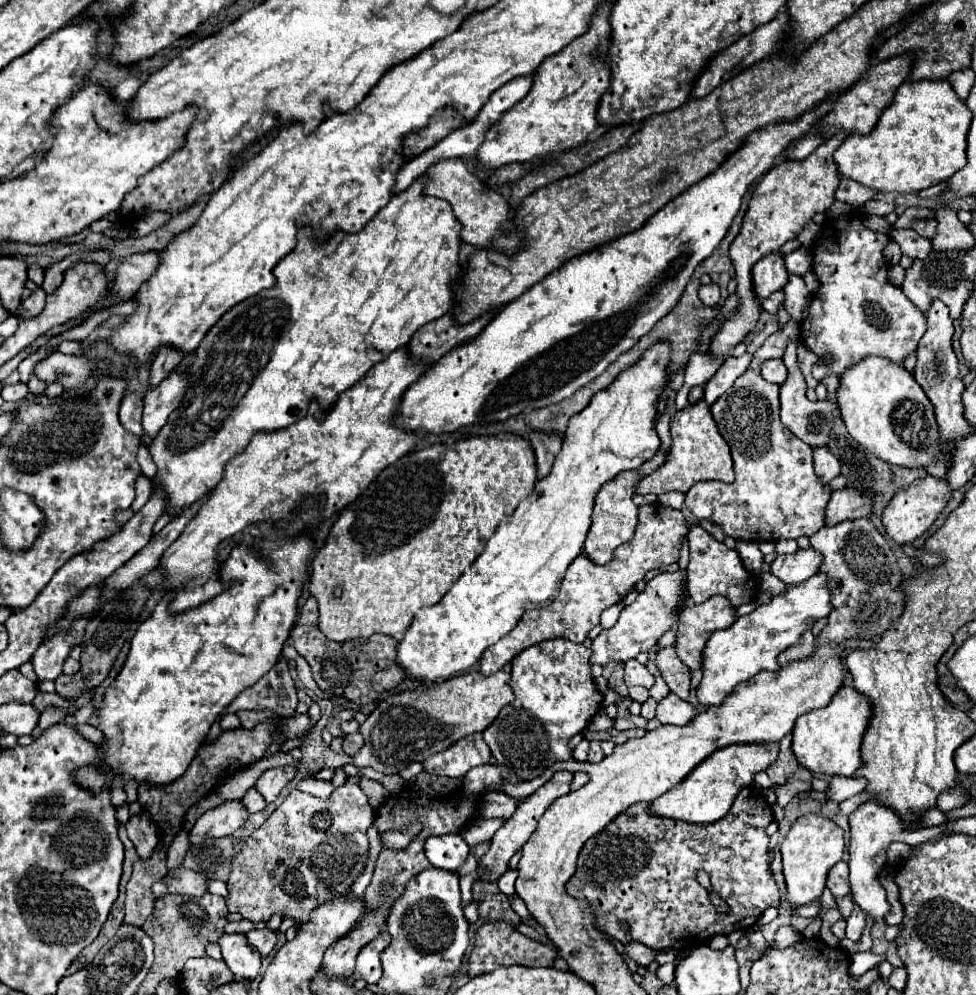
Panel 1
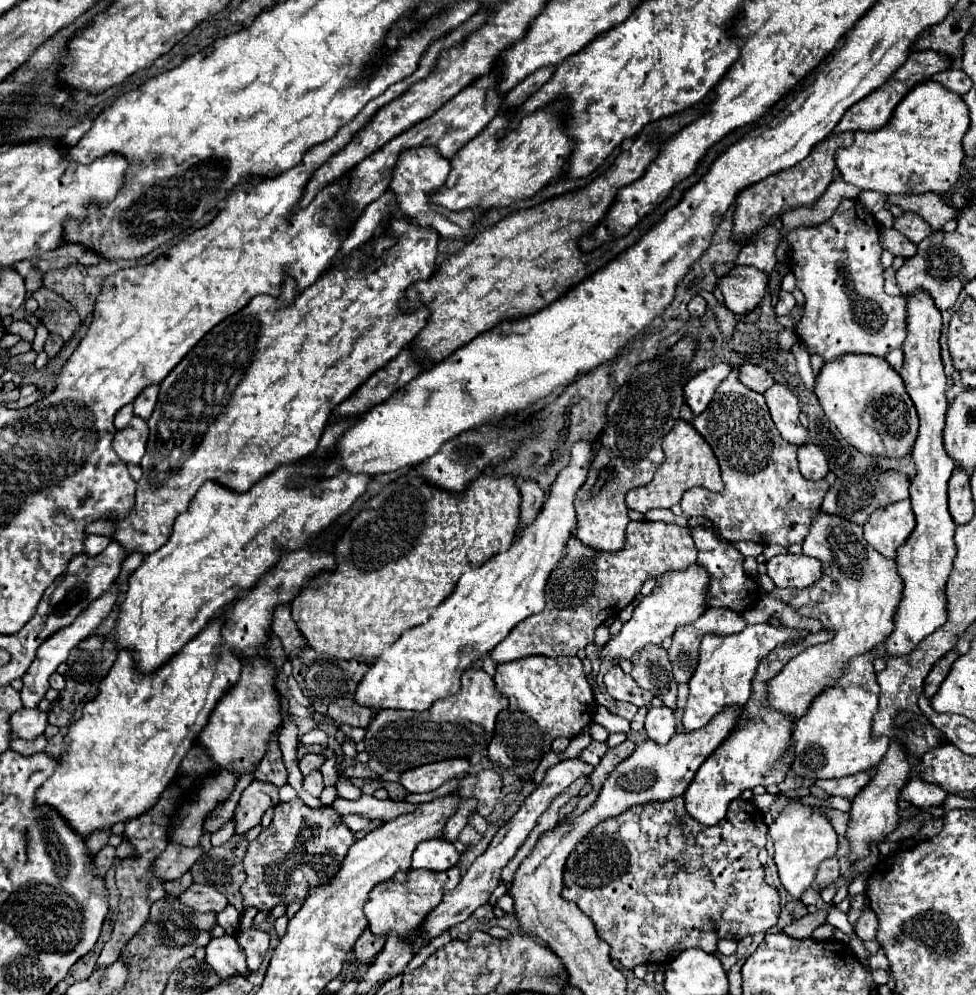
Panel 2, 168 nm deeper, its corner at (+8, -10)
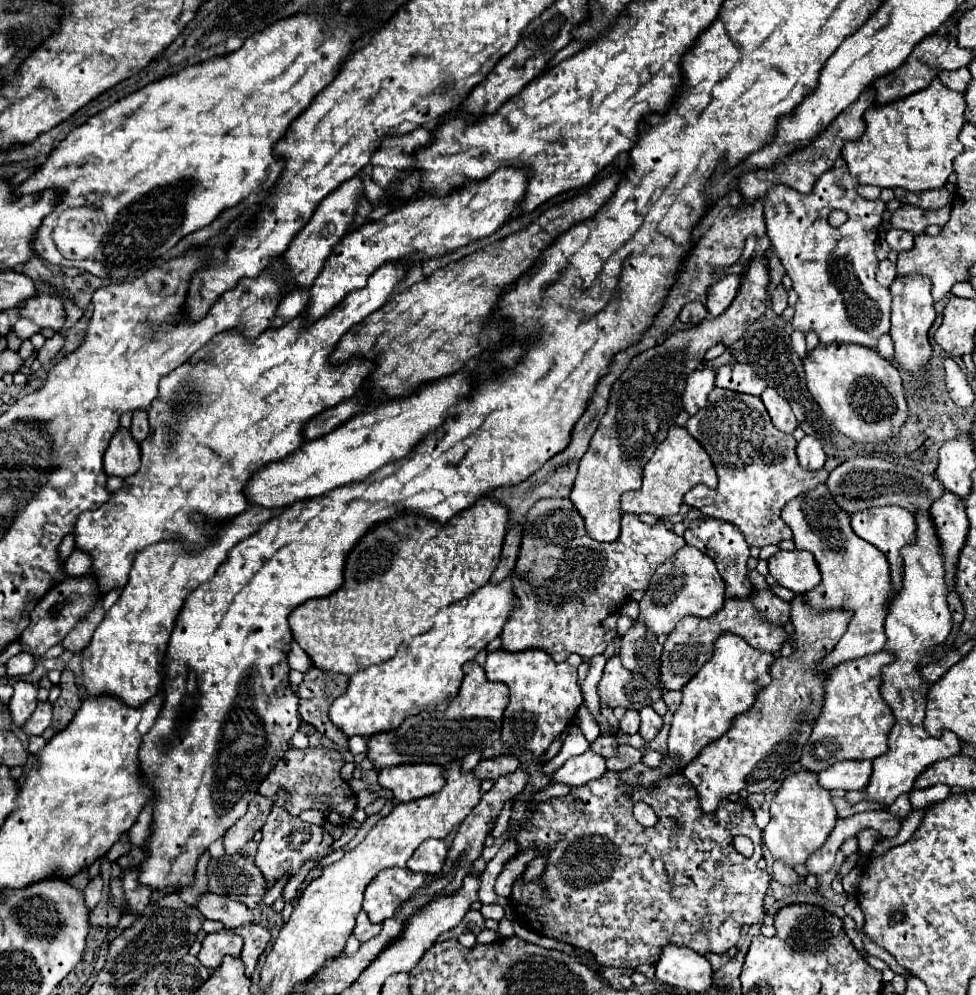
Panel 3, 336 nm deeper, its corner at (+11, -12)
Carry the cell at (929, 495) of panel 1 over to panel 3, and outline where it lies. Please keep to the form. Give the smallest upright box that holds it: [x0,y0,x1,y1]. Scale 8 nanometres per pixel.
[851,506,915,592]

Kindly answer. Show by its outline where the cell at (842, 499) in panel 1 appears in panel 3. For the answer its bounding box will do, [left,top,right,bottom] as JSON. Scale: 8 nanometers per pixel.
[825,456,943,514]

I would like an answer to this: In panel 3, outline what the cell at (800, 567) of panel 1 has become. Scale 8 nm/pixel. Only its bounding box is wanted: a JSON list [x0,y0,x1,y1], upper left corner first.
[769,550,821,594]

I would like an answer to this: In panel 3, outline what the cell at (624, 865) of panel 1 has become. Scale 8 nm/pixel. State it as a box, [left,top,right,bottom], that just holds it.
[511,772,771,968]

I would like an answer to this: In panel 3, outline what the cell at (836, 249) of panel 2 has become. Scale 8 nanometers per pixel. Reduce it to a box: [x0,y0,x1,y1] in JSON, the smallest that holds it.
[765,168,891,348]

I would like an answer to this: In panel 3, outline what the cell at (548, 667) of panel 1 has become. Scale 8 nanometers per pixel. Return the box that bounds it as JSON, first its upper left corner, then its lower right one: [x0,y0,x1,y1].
[485,650,583,758]

